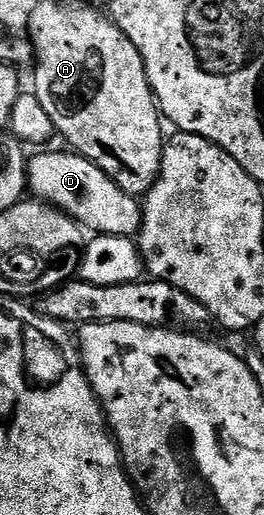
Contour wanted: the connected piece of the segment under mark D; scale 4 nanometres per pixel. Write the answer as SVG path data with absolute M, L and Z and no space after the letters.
M39 151L36 157L32 156L27 163L27 189L30 190L38 200L46 201L48 205L53 205L55 208L60 209L61 212L67 213L74 219L76 223L82 225L84 230L90 231L95 235L102 235L104 237L130 237L134 238L143 225L143 210L142 204L136 199L127 194L121 187L117 187L117 183L113 183L109 178L105 175L105 171L101 171L97 166L92 163L89 159L85 159L84 157L79 156L78 153L74 151L66 151L67 153L43 153L47 151Z

